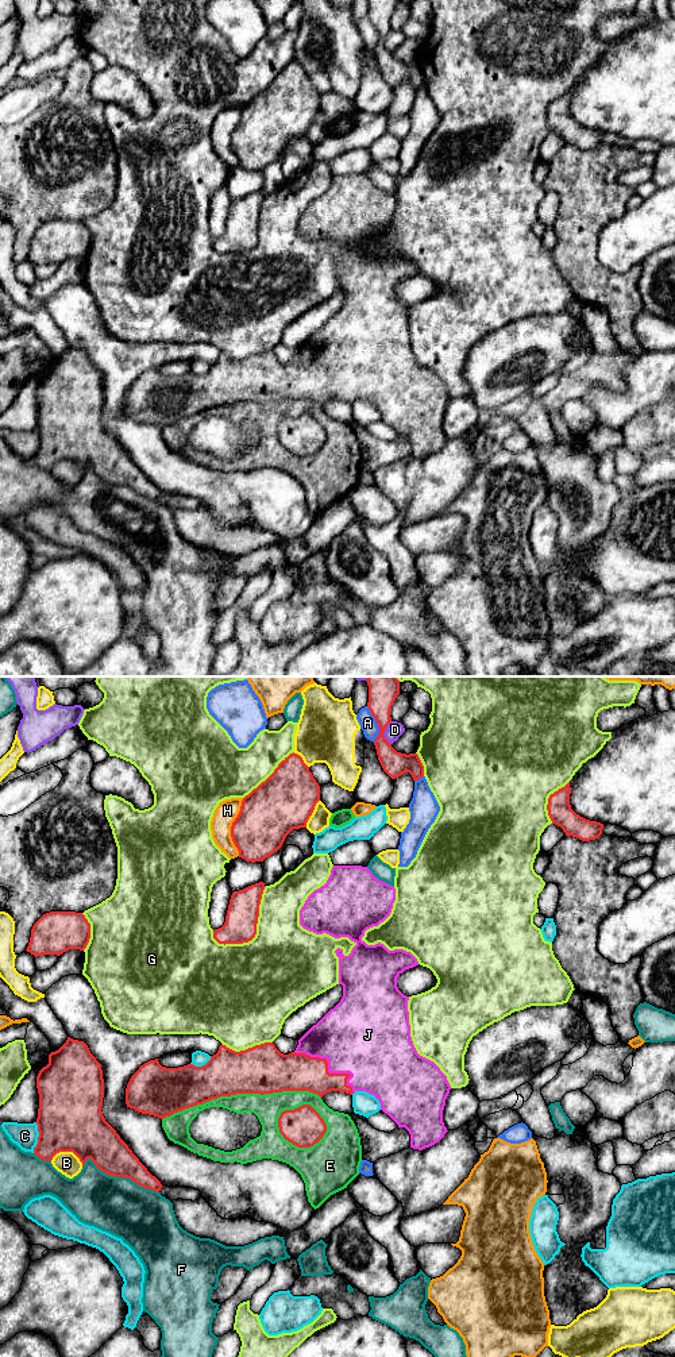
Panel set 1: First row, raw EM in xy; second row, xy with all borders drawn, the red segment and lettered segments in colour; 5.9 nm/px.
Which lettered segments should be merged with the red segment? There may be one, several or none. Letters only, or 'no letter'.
J

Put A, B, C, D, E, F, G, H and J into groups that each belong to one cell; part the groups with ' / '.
A / B / C / D / E / F / G / H / J

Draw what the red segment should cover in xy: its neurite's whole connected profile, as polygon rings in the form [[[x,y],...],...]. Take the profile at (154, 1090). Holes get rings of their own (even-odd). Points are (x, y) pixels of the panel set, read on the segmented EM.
[[[333,866],[327,883],[315,890],[301,907],[300,925],[316,934],[348,937],[356,944],[348,956],[340,948],[335,951],[339,957],[339,984],[343,986],[340,1002],[298,1040],[296,1050],[289,1055],[281,1053],[273,1042],[240,1052],[221,1044],[202,1067],[188,1064],[166,1068],[158,1059],[150,1060],[139,1067],[127,1084],[127,1107],[163,1119],[236,1094],[309,1091],[323,1098],[331,1091],[350,1095],[366,1091],[379,1100],[381,1110],[398,1127],[409,1132],[410,1148],[423,1150],[439,1142],[448,1132],[443,1110],[451,1086],[433,1061],[417,1053],[410,1037],[409,996],[397,987],[397,978],[418,965],[418,961],[404,949],[389,951],[381,942],[367,945],[362,940],[367,929],[390,915],[394,901],[396,888],[375,878],[367,867]]]

